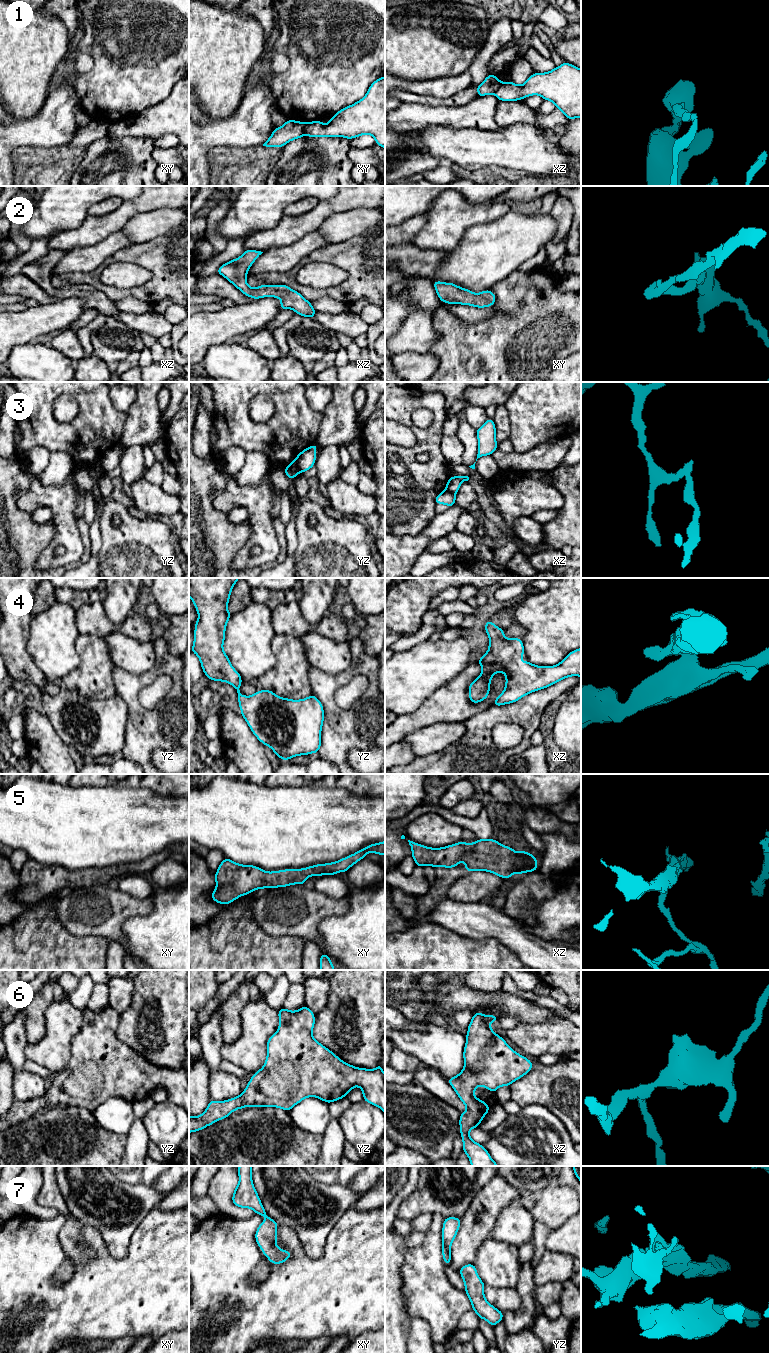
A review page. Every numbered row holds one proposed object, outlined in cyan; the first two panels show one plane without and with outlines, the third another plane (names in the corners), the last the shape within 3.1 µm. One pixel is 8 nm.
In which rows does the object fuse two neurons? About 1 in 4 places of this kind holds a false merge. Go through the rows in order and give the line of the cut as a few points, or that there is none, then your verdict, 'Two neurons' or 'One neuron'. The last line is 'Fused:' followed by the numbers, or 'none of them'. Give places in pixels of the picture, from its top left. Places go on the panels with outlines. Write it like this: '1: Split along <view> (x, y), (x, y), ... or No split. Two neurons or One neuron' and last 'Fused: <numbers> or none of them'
1: Split along xy (302, 123), (304, 134). Two neurons
2: No split. One neuron
3: Split along yz (295, 459), (299, 471). Two neurons
4: No split. One neuron
5: No split. One neuron
6: No split. One neuron
7: No split. One neuron
Fused: 1, 3

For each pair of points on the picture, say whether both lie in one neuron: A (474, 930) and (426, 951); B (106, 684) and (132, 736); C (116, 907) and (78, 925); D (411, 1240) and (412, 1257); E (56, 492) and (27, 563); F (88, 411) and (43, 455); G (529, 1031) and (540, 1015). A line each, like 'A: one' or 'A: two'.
A: two
B: two
C: one
D: two
E: two
F: two
G: two

